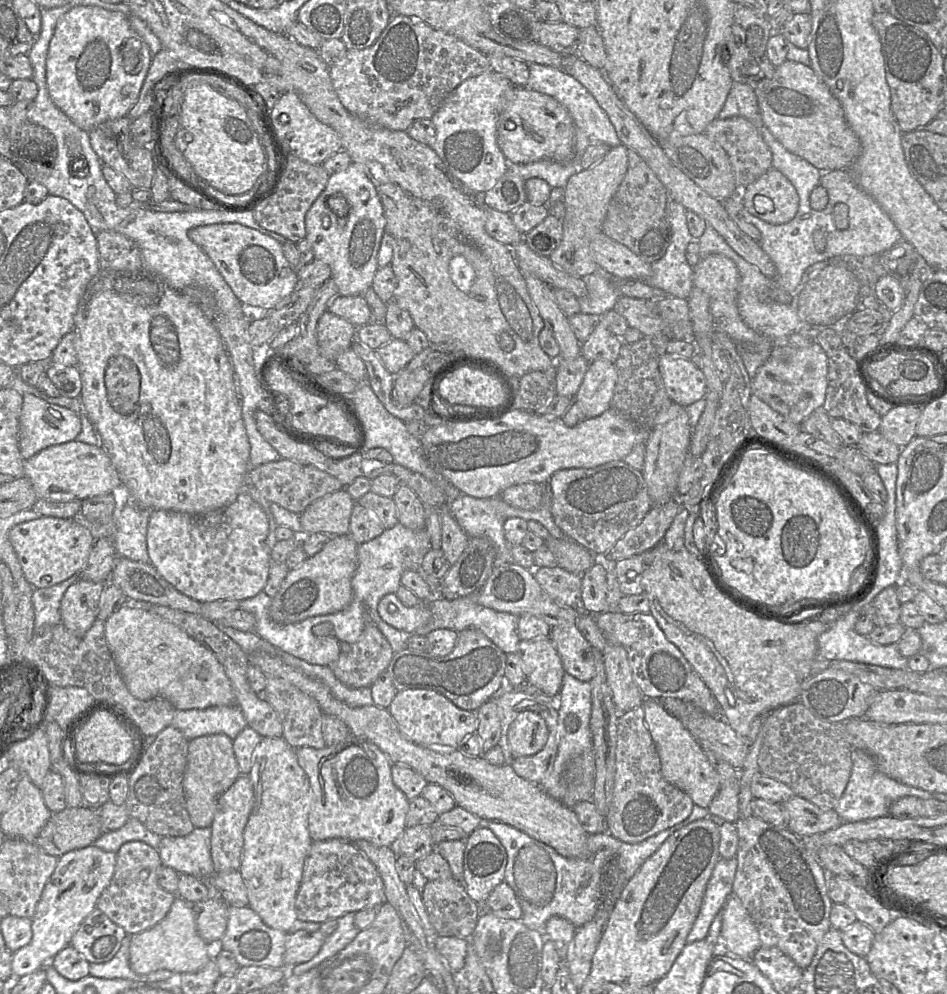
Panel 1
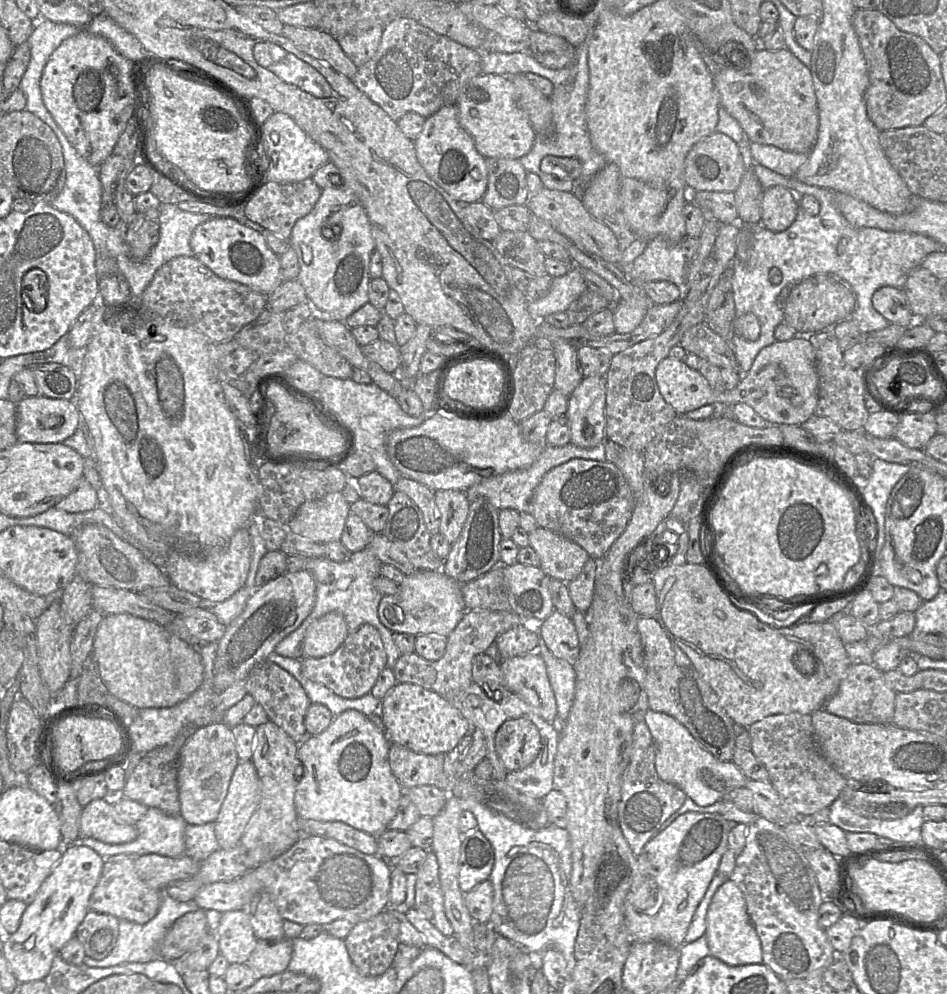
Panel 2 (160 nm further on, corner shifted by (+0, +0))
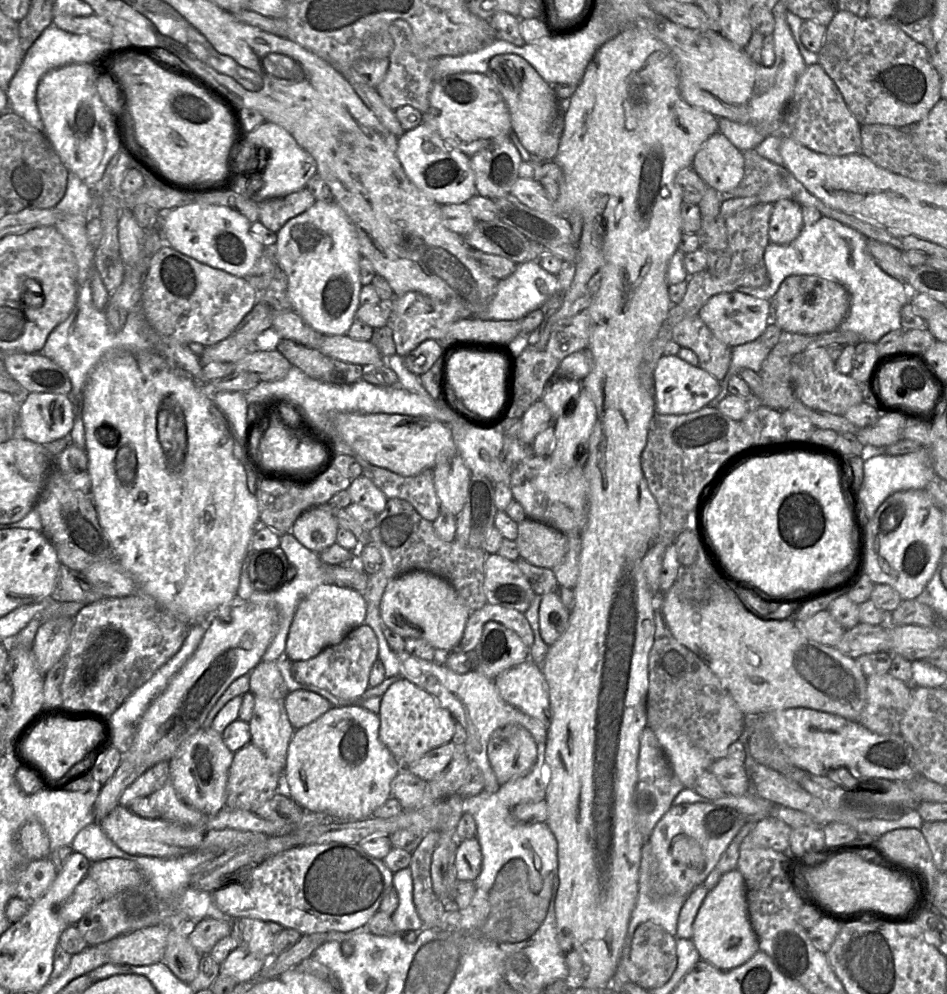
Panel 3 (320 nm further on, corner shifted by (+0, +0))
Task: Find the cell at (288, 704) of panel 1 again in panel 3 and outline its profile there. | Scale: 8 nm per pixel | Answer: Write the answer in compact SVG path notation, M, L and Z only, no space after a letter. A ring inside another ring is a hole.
M261 661L250 673L249 691L254 696L284 700L288 689L276 661Z

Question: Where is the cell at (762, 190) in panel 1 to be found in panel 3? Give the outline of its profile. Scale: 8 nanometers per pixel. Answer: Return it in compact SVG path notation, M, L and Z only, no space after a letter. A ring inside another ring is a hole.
M789 199L773 204L768 229L770 243L788 245L800 235L804 226L801 207Z

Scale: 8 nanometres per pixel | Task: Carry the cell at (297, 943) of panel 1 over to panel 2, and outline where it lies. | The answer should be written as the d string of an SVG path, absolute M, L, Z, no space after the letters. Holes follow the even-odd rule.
M288 938L259 940L245 964L250 966L259 978L273 976L288 969L292 951L292 943Z

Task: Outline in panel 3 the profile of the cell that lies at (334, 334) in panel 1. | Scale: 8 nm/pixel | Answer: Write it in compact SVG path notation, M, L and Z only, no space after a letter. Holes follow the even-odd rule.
M279 339L278 351L288 361L309 377L330 384L345 385L360 380L363 371L359 364L352 364L322 354L290 339Z

